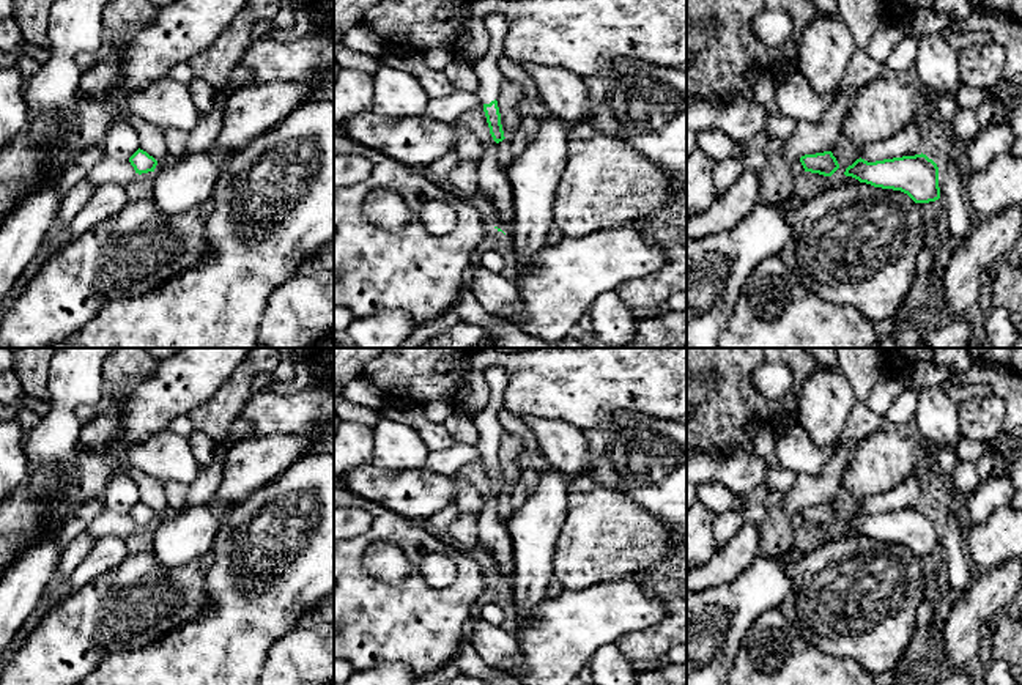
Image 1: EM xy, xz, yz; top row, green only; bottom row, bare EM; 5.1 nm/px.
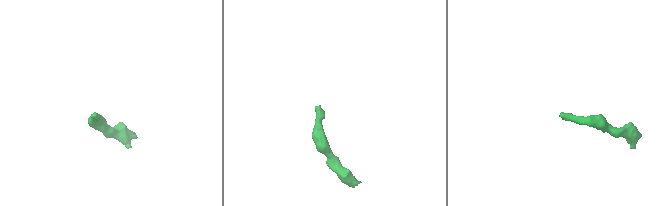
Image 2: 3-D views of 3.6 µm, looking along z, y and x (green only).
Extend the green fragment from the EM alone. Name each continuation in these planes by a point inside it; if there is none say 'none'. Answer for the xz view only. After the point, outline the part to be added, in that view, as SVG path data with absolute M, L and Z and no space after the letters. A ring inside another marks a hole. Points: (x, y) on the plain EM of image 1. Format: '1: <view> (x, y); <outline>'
1: xz (488, 427); M493 365L485 372L485 380L490 386L490 402L480 413L472 416L480 433L480 439L476 444L480 457L490 457L498 452L501 446L504 430L499 425L496 414L504 408L504 391L509 384L509 372Z

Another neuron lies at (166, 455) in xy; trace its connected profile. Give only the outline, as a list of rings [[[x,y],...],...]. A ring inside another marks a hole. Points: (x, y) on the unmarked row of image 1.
[[[172,428],[151,435],[129,449],[129,466],[161,482],[191,485],[202,465],[192,454],[189,439]]]

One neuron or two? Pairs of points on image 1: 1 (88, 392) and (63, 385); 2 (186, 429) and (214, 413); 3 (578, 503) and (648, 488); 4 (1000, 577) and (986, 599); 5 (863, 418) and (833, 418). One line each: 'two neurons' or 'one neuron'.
1: one neuron
2: two neurons
3: two neurons
4: one neuron
5: two neurons

